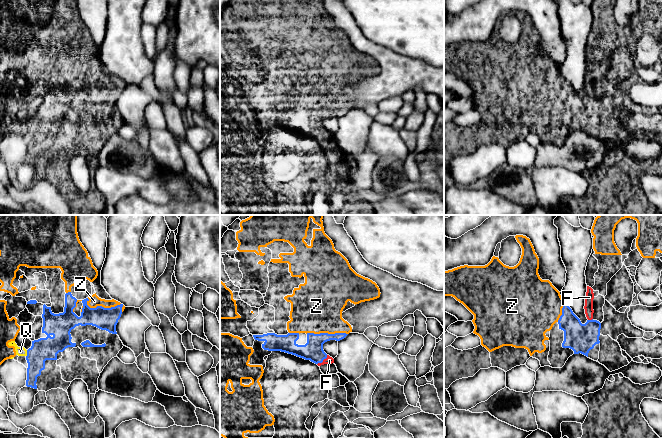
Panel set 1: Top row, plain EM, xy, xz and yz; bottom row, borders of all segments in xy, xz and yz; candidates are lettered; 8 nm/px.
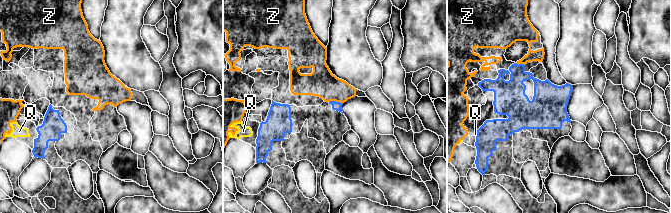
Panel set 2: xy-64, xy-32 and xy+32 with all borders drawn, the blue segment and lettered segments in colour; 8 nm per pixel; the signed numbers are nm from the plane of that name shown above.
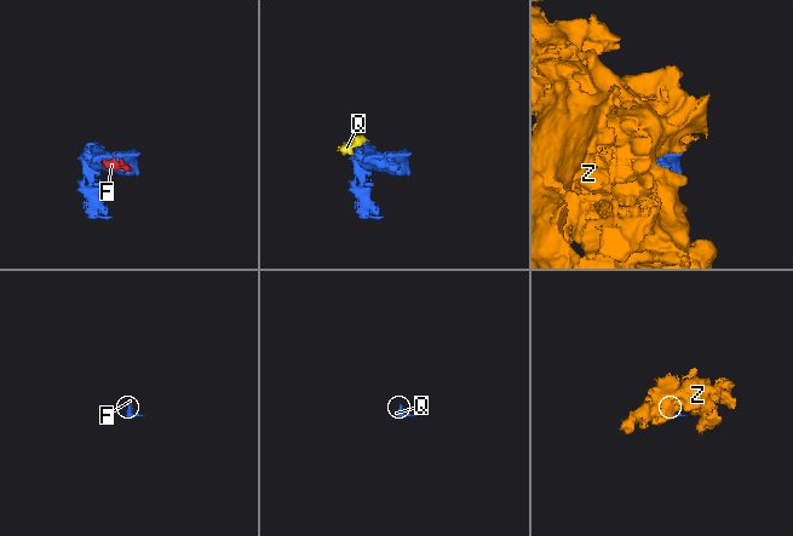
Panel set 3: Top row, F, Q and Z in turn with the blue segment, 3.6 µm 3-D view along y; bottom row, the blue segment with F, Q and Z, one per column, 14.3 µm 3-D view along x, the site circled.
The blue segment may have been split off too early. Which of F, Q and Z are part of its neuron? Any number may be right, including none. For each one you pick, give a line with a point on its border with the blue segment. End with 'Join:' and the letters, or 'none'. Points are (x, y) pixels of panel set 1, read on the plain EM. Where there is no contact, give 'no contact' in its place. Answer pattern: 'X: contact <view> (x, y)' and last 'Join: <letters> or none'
F: contact xz (322, 137)
Q: contact xy (27, 129)
Z: contact xy (101, 82)
Join: F, Q, Z

